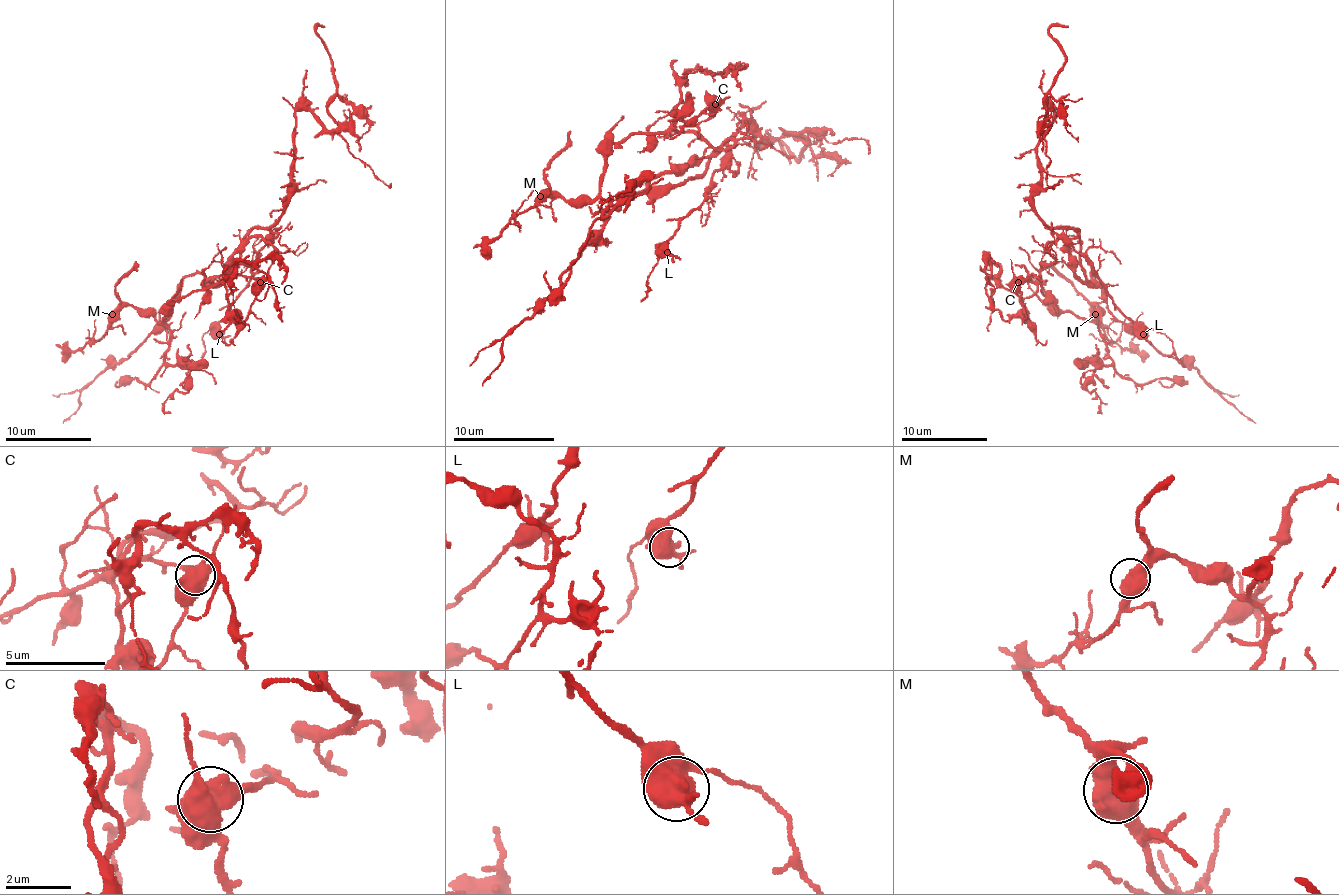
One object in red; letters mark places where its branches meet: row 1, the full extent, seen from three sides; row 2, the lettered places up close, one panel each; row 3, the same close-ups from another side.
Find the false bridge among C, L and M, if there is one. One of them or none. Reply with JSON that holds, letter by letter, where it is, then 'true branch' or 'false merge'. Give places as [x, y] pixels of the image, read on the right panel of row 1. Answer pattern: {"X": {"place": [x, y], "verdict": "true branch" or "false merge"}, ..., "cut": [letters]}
{"C": {"place": [1018, 282], "verdict": "true branch"}, "L": {"place": [1143, 334], "verdict": "true branch"}, "M": {"place": [1095, 314], "verdict": "true branch"}, "cut": []}

